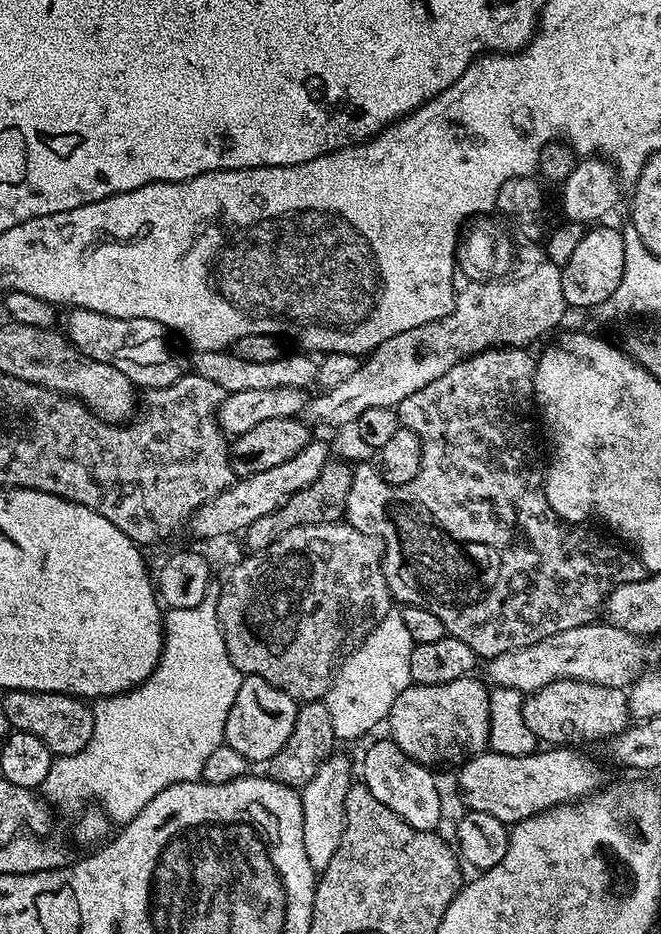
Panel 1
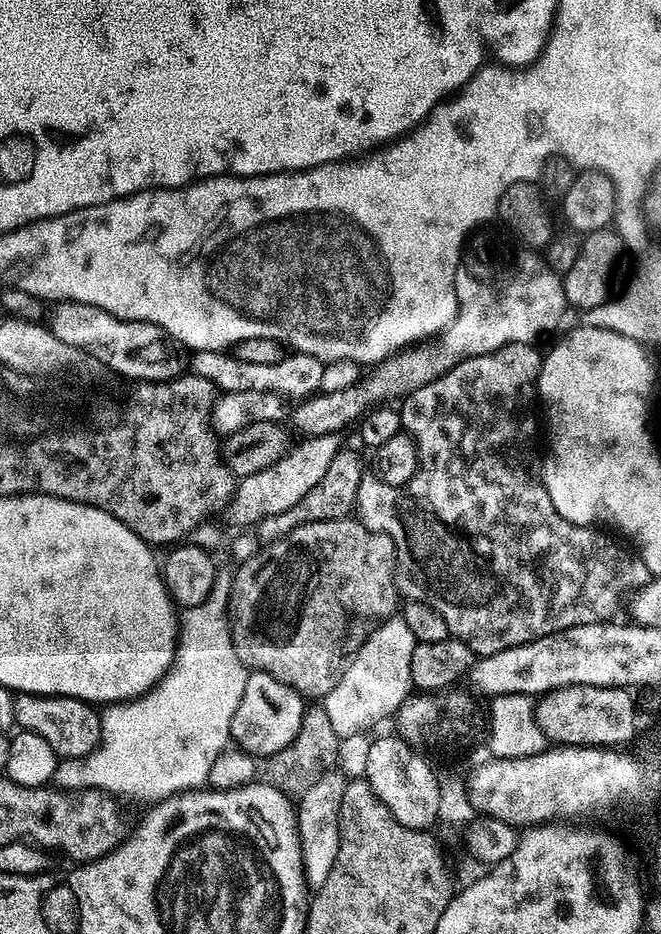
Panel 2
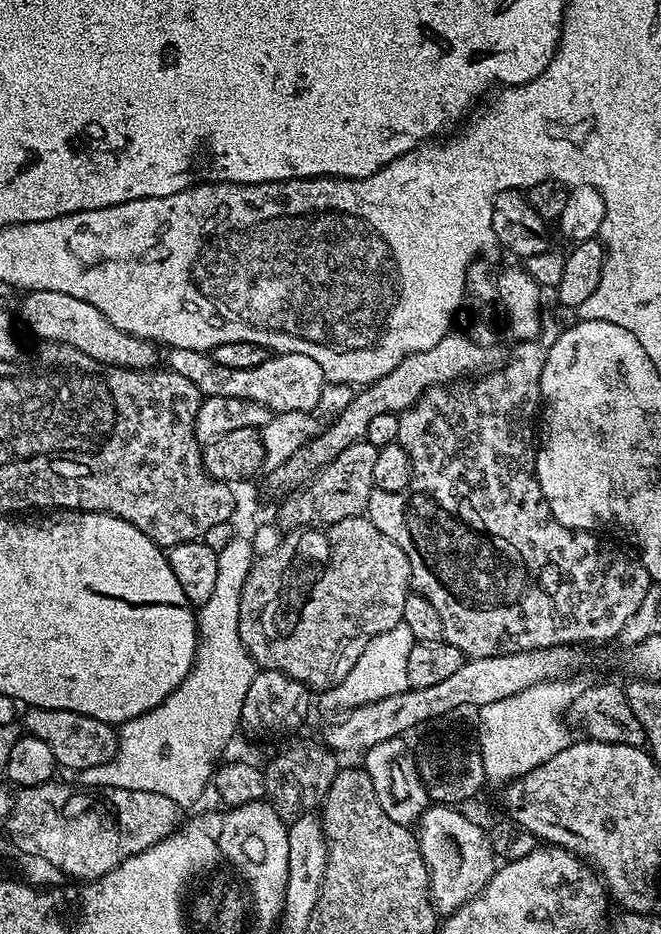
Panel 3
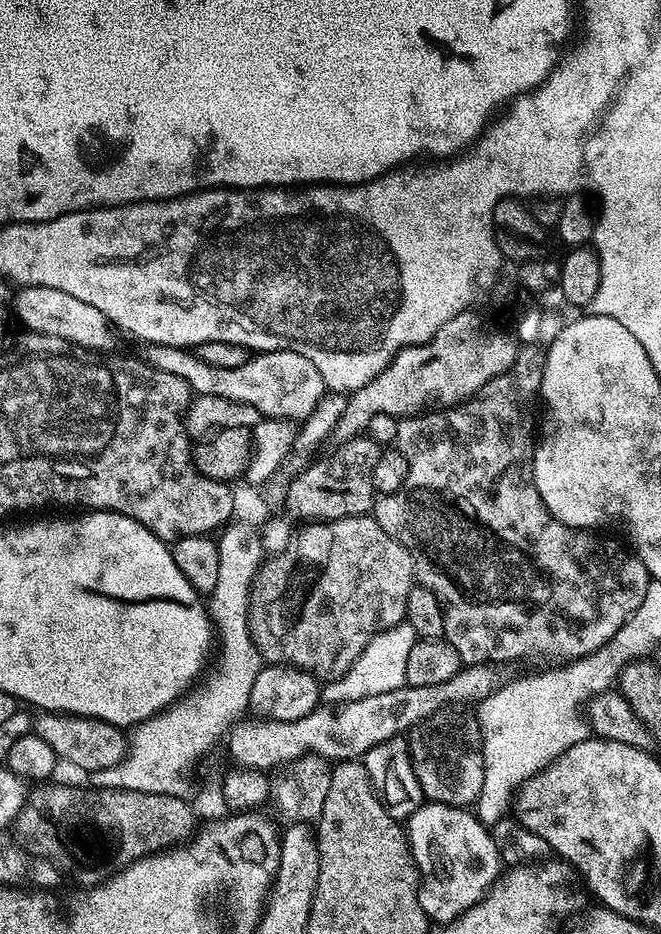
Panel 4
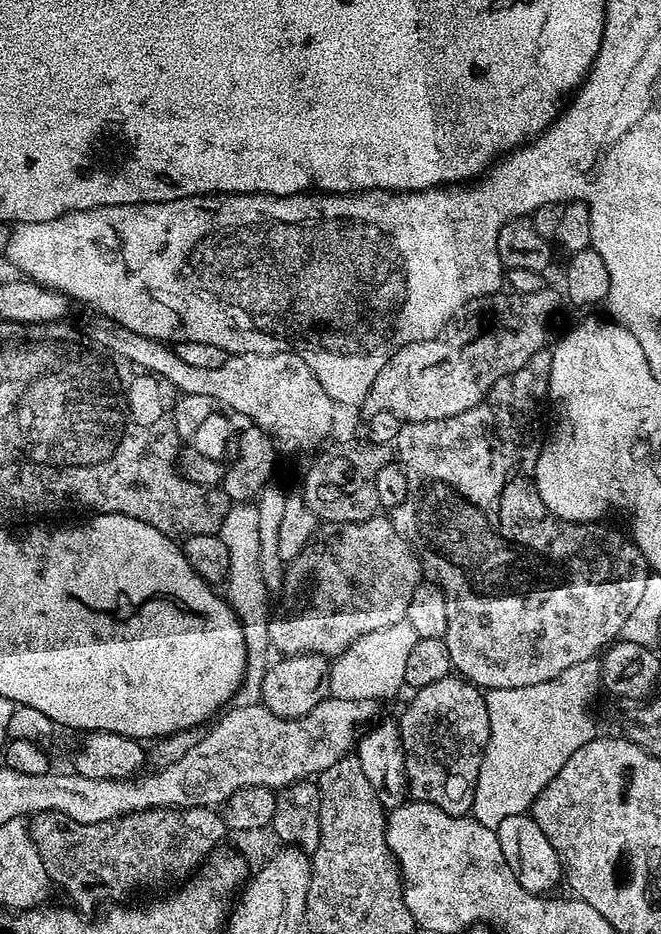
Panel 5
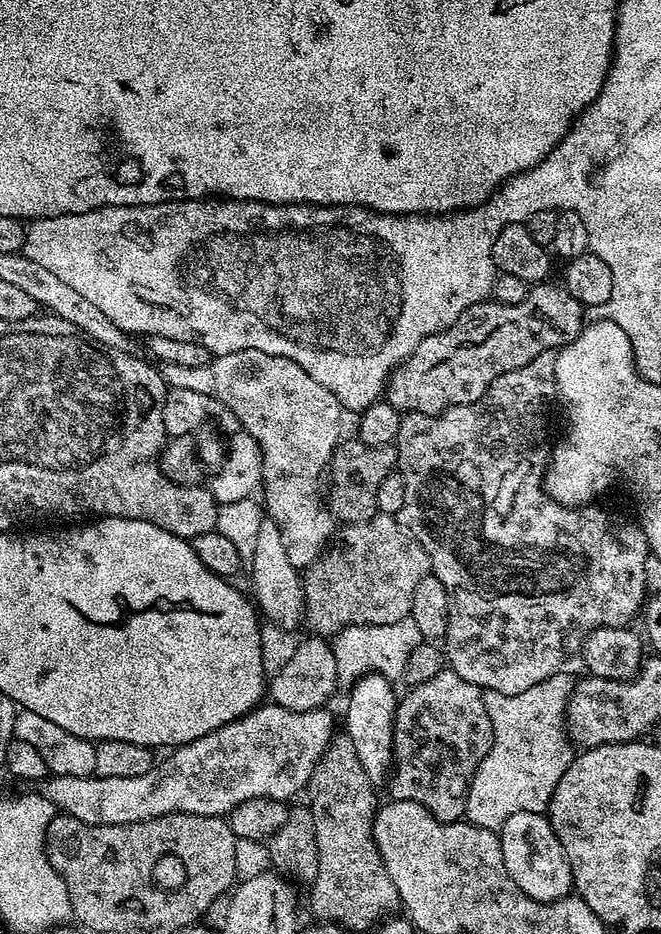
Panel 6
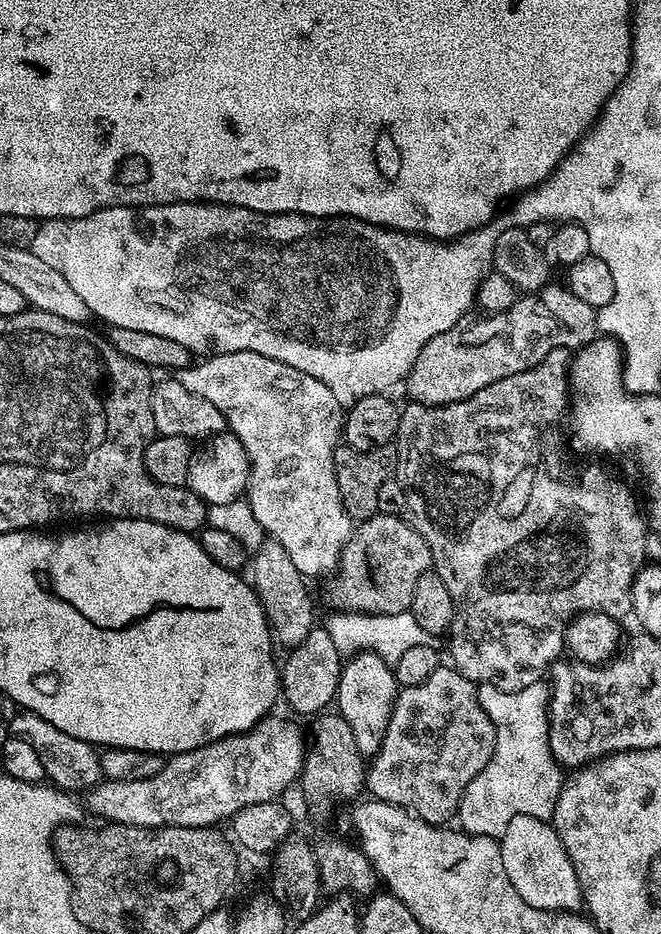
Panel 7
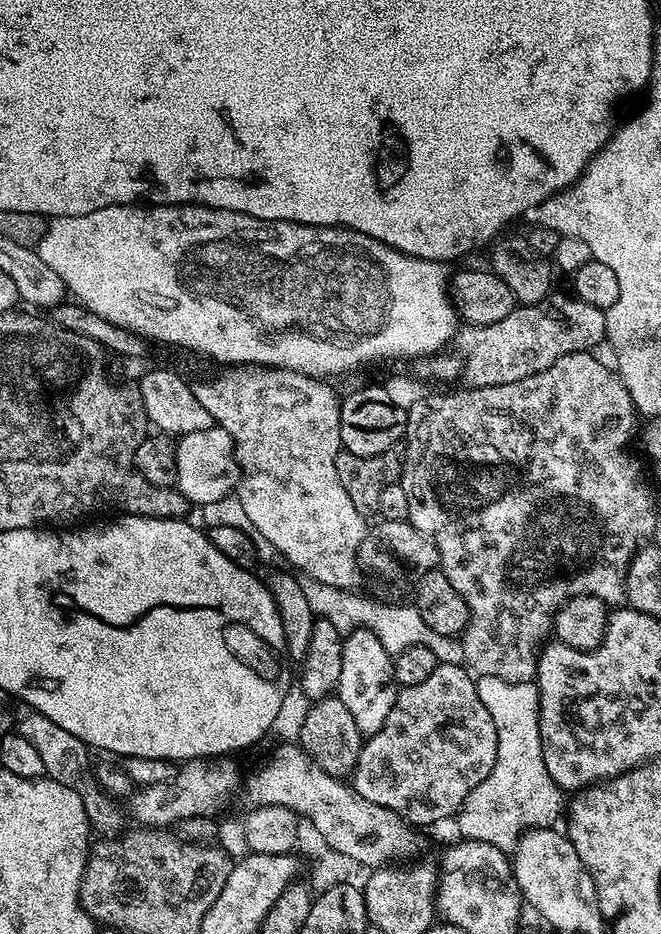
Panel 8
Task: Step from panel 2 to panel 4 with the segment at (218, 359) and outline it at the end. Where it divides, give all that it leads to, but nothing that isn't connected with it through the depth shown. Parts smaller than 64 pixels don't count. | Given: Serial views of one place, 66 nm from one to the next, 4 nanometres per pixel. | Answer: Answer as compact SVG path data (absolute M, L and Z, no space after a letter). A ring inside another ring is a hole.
M144 344L142 359L152 368L174 374L182 378L196 396L217 396L234 402L244 402L246 406L254 406L261 417L287 422L303 422L318 406L325 396L326 389L322 374L310 358L302 358L302 354L293 352L261 352L253 355L242 366L234 366L234 370L222 370L214 366L206 366L186 348L175 348L165 344Z

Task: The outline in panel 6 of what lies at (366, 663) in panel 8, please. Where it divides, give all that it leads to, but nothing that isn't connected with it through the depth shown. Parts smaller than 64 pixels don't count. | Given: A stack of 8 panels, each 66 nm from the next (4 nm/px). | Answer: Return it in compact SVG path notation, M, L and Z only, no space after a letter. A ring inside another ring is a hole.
M375 674L359 679L351 686L348 696L348 729L346 735L352 741L358 754L358 762L362 762L362 770L373 782L389 775L392 767L392 743L394 742L394 722L396 721L396 705L398 692L395 692L393 681Z

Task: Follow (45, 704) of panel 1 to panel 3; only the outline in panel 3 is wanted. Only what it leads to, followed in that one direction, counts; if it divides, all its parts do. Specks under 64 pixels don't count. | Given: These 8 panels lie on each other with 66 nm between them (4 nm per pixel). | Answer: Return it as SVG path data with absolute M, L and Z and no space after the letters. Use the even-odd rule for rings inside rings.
M29 707L22 719L23 727L27 735L34 738L42 738L46 746L54 754L57 765L61 769L76 768L83 770L108 764L116 756L120 745L117 729L113 725L102 722L98 718L90 718L86 714L78 714L70 710L58 710L57 708Z

